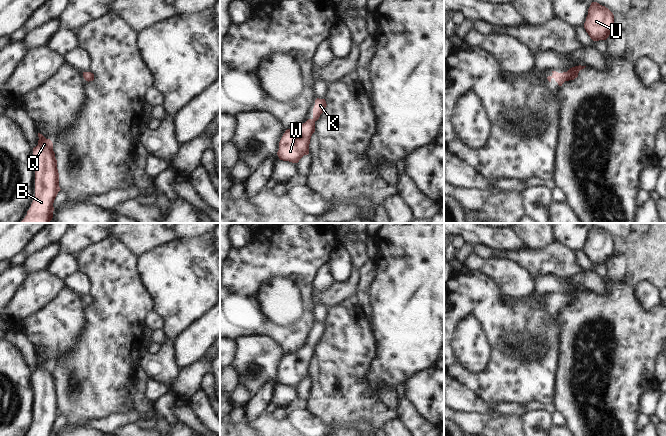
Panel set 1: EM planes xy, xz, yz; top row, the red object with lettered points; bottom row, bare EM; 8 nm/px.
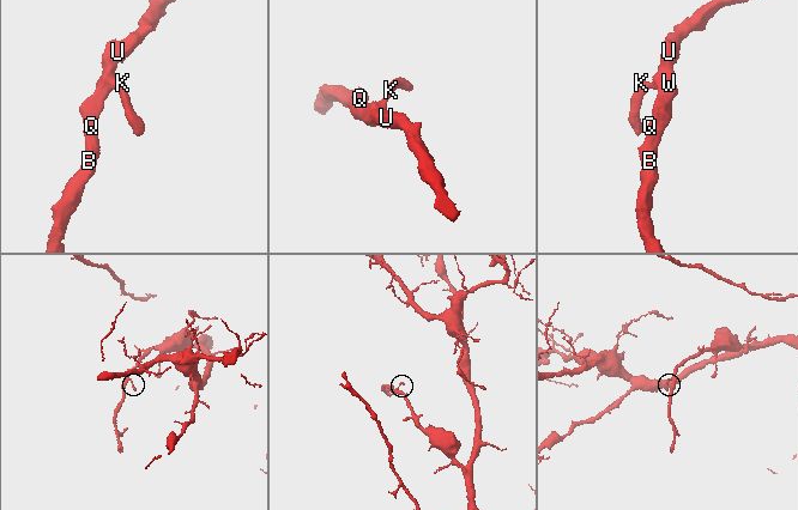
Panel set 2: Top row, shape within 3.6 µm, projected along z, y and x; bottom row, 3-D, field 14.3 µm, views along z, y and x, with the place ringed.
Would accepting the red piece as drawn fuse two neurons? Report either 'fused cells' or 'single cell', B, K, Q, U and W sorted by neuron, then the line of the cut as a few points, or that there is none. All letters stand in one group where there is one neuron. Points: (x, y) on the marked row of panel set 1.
single cell; B K Q U W; no cut

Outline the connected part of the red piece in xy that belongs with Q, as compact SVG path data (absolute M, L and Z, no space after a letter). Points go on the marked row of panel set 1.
M38 133L38 145L33 148L35 162L35 198L20 223L49 223L53 218L53 203L61 190L53 143Z

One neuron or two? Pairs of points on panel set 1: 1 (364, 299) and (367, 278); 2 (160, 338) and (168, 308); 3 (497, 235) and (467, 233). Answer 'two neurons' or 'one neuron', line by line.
1: one neuron
2: two neurons
3: one neuron

